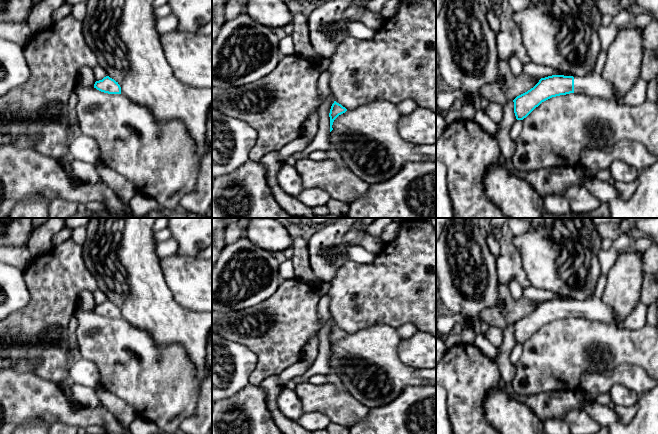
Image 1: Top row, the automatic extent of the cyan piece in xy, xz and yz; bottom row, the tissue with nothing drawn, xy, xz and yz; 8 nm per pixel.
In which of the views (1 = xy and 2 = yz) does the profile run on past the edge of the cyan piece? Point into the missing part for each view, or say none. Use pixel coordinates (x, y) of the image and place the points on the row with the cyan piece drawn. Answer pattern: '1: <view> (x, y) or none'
1: none
2: yz (594, 85)

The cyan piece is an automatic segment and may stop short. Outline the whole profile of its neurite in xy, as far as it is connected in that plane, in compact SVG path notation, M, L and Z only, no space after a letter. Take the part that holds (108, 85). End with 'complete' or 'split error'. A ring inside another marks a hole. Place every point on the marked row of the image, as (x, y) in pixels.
M109 76L104 77L102 80L96 81L94 88L108 94L121 94L121 87L118 82Z | complete

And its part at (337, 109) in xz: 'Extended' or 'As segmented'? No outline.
As segmented

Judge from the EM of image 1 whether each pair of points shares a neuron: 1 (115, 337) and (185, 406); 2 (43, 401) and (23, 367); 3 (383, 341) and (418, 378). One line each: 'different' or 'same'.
1: same
2: different
3: same

